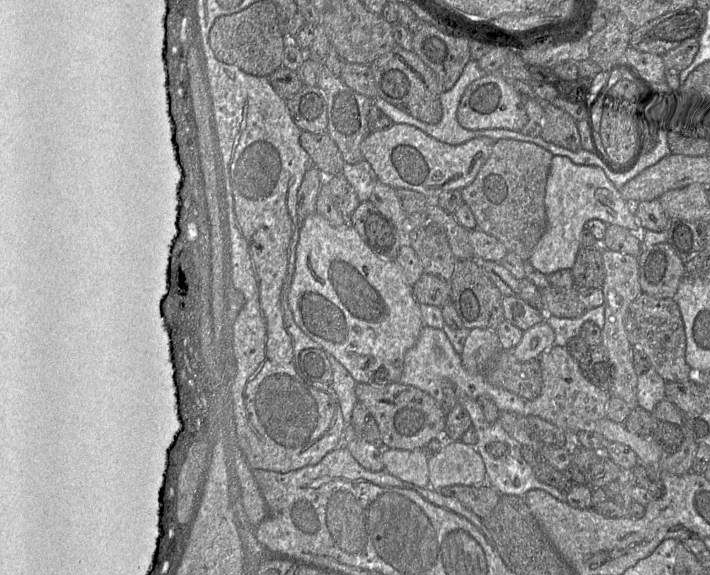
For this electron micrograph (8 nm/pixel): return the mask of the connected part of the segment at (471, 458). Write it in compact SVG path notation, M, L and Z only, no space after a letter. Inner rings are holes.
M446 441L435 455L429 456L429 486L435 491L453 485L473 486L486 483L483 459L474 446Z

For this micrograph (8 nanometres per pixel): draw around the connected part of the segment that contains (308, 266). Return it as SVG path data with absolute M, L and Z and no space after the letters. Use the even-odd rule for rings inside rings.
M315 212L302 221L288 295L294 320L307 336L320 344L326 354L331 354L347 369L356 383L386 377L389 369L397 369L397 377L400 378L405 353L416 343L424 326L420 304L396 260L375 254L348 223L348 218L346 220L345 224L335 226Z

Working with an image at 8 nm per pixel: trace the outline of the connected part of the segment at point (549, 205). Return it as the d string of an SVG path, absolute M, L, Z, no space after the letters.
M553 156L545 190L546 230L528 261L546 275L561 269L571 269L582 247L583 228L589 220L597 218L608 225L616 224L631 232L640 230L635 216L636 203L626 201L600 167L578 165L566 156Z

